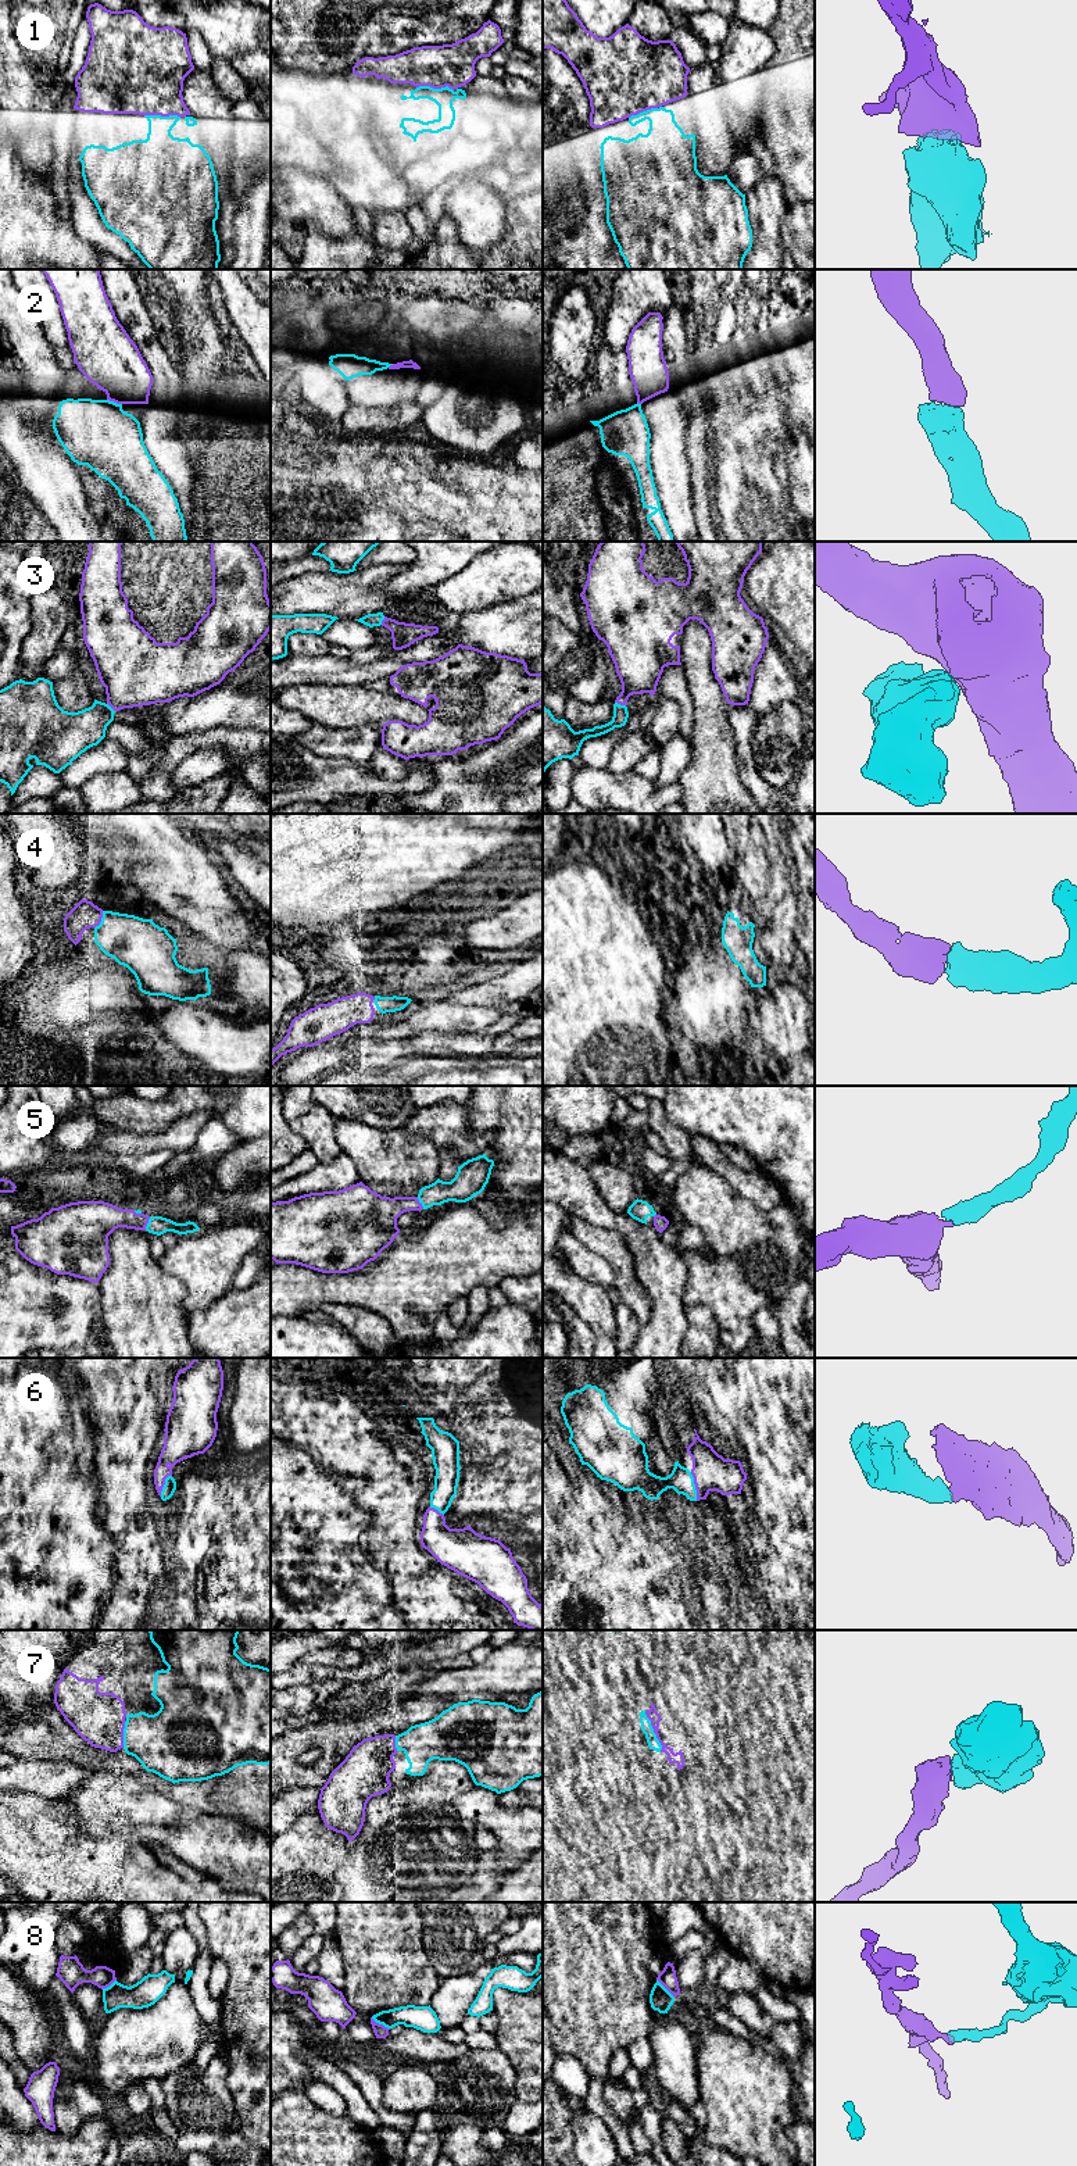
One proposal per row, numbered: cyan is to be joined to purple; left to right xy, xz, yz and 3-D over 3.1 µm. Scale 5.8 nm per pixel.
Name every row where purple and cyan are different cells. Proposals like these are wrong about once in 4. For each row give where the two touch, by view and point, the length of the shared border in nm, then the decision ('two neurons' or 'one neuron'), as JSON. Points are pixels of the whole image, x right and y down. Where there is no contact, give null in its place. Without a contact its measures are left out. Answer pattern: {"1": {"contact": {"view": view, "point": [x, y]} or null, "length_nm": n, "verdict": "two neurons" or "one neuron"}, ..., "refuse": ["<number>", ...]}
{"1": {"contact": {"view": "xz", "point": [435, 88]}, "length_nm": 220, "verdict": "one neuron"}, "2": {"contact": {"view": "xy", "point": [114, 401]}, "length_nm": 90, "verdict": "two neurons"}, "3": {"contact": {"view": "yz", "point": [621, 704]}, "length_nm": 70, "verdict": "one neuron"}, "4": {"contact": {"view": "xy", "point": [100, 919]}, "length_nm": 120, "verdict": "one neuron"}, "5": {"contact": {"view": "xy", "point": [147, 1222]}, "length_nm": 90, "verdict": "one neuron"}, "6": {"contact": {"view": "yz", "point": [696, 1486]}, "length_nm": 170, "verdict": "one neuron"}, "7": {"contact": {"view": "yz", "point": [654, 1732]}, "length_nm": 260, "verdict": "one neuron"}, "8": {"contact": {"view": "xz", "point": [380, 2025]}, "length_nm": 130, "verdict": "two neurons"}, "refuse": ["2", "8"]}

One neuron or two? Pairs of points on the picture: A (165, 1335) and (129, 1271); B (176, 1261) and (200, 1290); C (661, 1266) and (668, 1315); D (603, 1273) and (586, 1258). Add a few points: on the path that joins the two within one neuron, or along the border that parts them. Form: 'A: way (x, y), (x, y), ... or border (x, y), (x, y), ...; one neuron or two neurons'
A: way (150, 1319), (142, 1311), (133, 1286); one neuron
B: way (183, 1268), (199, 1283); one neuron
C: way (665, 1279), (666, 1303); one neuron
D: way (598, 1271), (590, 1262); one neuron

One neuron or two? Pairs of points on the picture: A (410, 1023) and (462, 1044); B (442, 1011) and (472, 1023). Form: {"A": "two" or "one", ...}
{"A": "two", "B": "one"}

